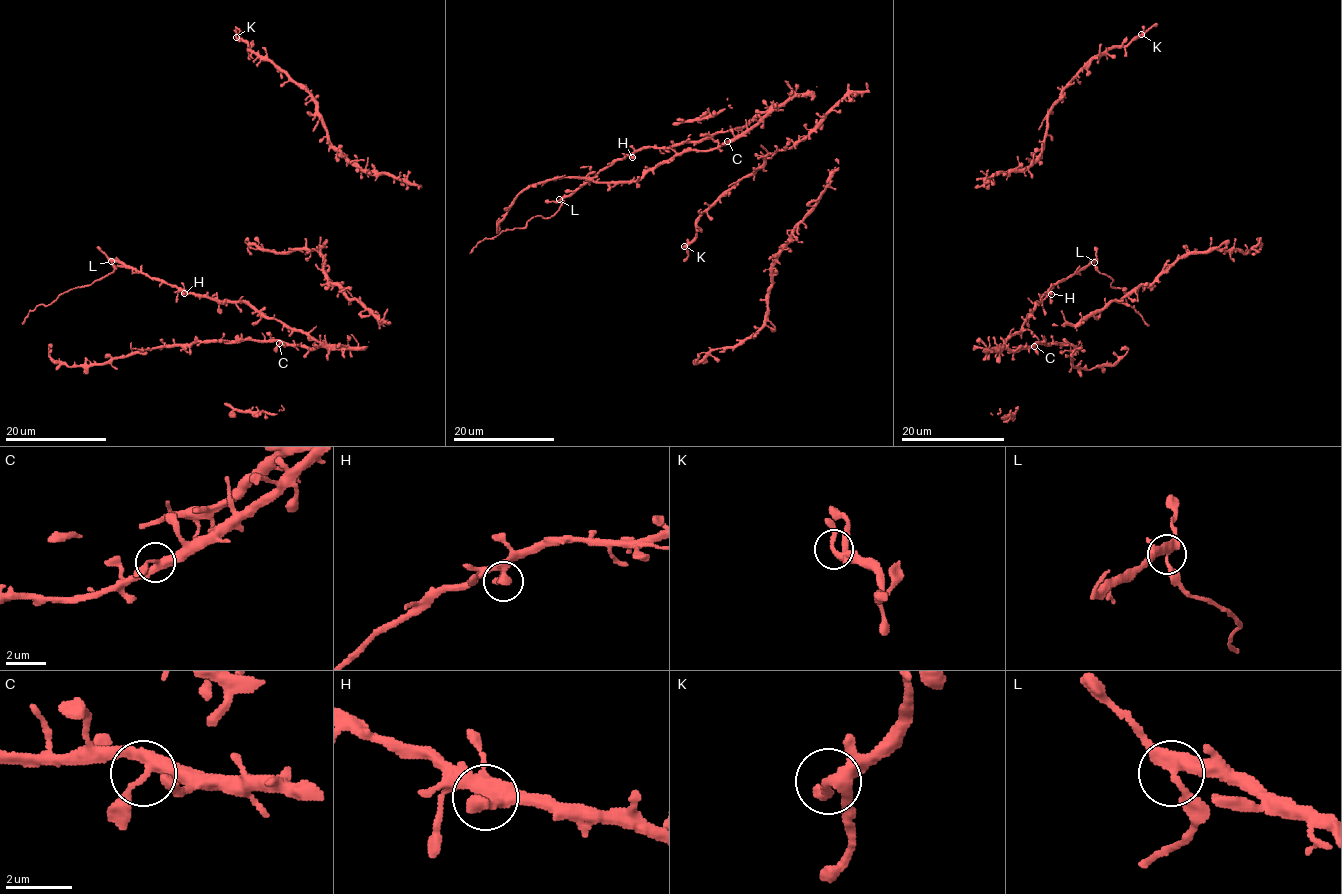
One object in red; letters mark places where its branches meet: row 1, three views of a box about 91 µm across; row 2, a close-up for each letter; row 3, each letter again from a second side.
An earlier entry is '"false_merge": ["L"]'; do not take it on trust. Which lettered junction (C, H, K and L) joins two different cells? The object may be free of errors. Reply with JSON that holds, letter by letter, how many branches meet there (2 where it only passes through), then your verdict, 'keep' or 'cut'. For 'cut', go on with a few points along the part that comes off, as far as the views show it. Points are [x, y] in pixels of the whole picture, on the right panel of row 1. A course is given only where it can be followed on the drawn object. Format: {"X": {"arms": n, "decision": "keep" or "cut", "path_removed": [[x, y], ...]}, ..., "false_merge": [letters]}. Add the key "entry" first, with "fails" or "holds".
{"entry": "holds", "C": {"arms": 3, "decision": "keep"}, "H": {"arms": 3, "decision": "keep"}, "K": {"arms": 3, "decision": "keep"}, "L": {"arms": 3, "decision": "cut", "path_removed": [[1094, 262], [1099, 271], [1113, 281], [1112, 286], [1123, 290], [1126, 302], [1134, 306], [1149, 325]]}, "false_merge": ["L"]}

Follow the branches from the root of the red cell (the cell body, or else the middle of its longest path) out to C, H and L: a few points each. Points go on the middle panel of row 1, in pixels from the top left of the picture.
C: (812, 101), (809, 95), (790, 95), (759, 122), (727, 141)
H: (812, 101), (809, 95), (790, 95), (741, 127), (707, 135), (697, 142), (644, 147), (632, 157)
L: (812, 101), (809, 95), (790, 95), (741, 127), (707, 135), (697, 142), (635, 150), (559, 199)

